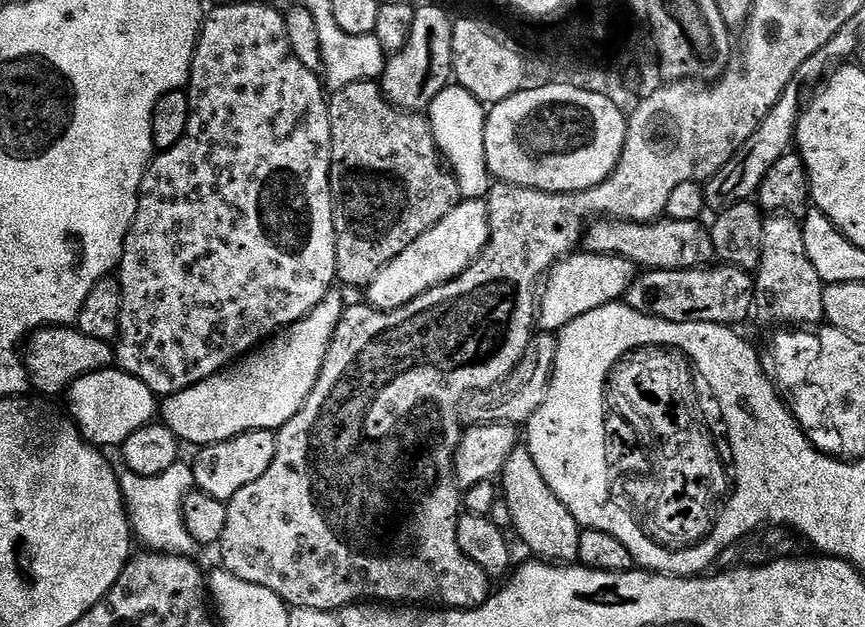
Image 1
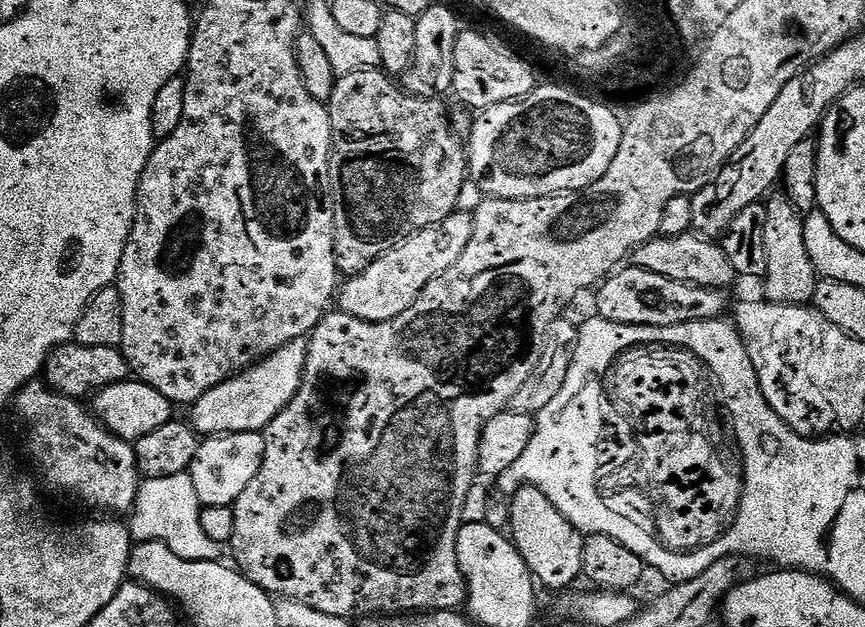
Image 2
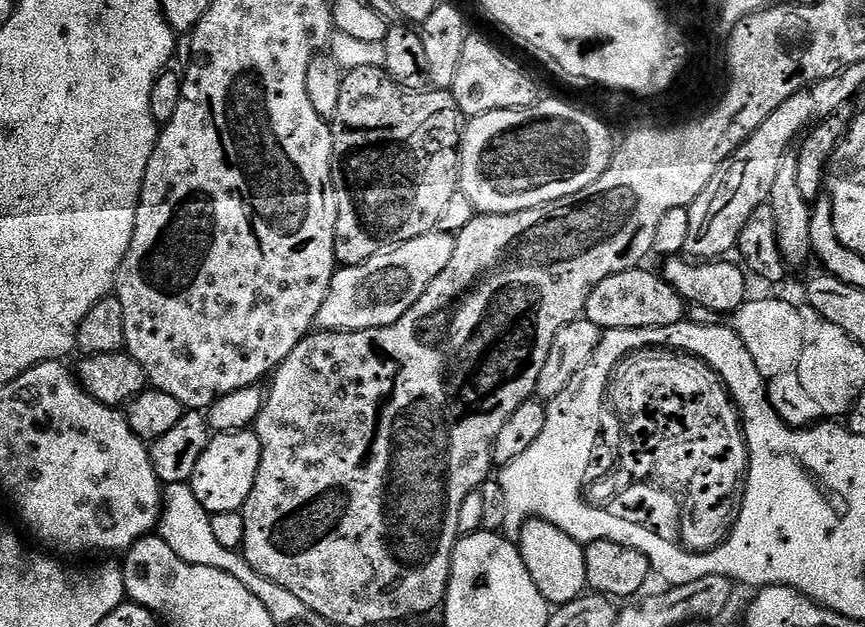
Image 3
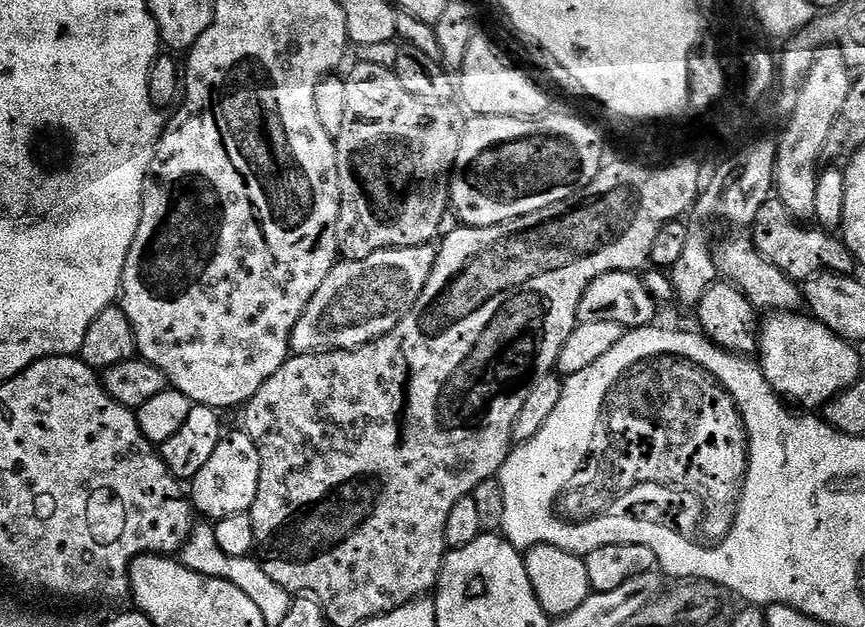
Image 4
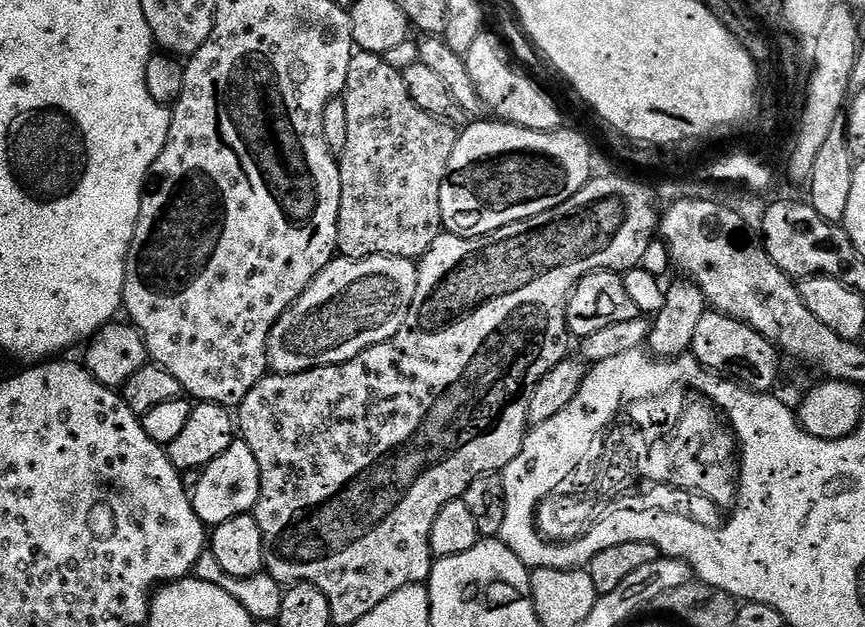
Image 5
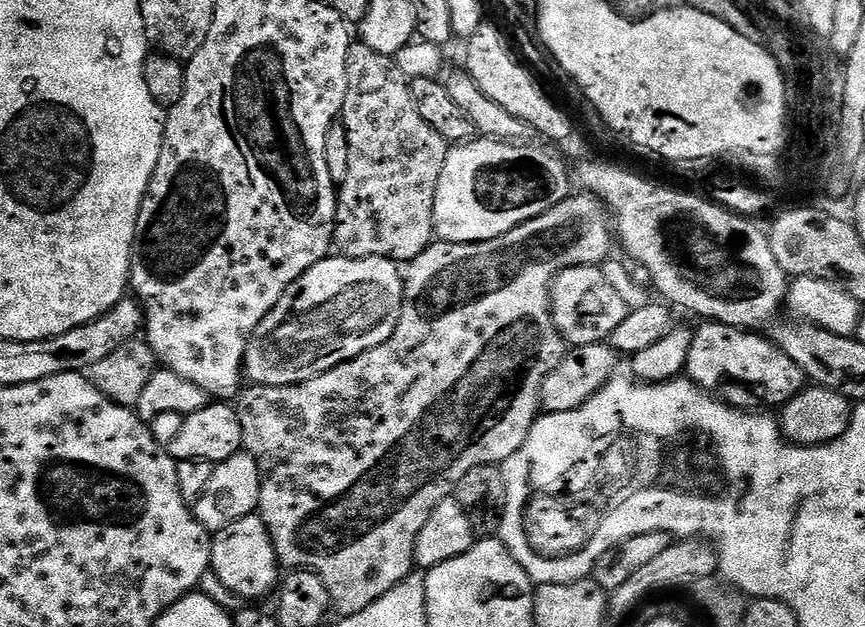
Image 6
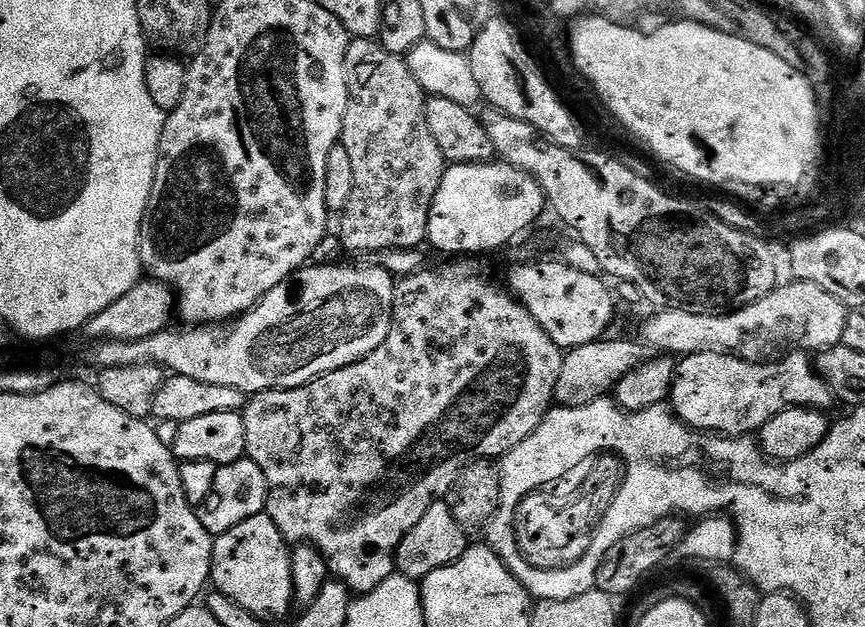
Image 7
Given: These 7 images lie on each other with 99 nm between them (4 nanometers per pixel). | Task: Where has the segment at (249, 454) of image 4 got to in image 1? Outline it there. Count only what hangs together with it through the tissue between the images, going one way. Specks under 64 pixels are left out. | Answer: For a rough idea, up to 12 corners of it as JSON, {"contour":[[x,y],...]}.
{"contour":[[263,428],[205,444],[191,461],[195,487],[230,501],[274,462]]}

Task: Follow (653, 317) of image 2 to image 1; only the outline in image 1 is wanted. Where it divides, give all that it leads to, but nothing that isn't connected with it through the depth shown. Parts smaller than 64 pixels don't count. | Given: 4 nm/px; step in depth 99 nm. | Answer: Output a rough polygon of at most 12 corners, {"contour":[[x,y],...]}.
{"contour":[[723,262],[644,270],[626,303],[666,322],[740,323],[756,282]]}

